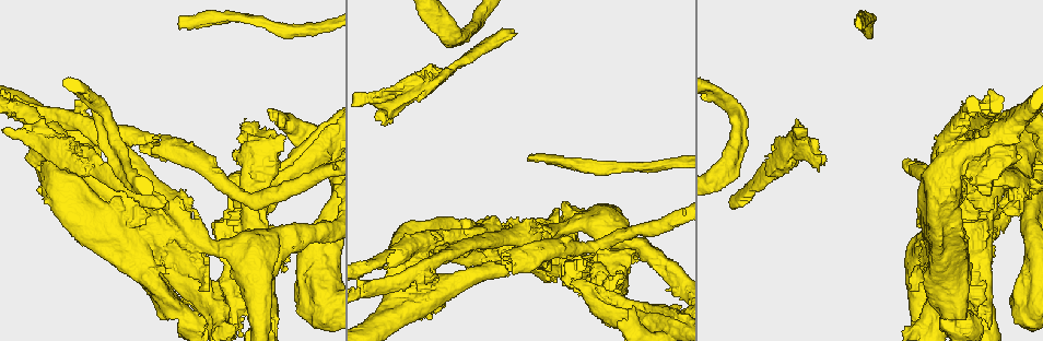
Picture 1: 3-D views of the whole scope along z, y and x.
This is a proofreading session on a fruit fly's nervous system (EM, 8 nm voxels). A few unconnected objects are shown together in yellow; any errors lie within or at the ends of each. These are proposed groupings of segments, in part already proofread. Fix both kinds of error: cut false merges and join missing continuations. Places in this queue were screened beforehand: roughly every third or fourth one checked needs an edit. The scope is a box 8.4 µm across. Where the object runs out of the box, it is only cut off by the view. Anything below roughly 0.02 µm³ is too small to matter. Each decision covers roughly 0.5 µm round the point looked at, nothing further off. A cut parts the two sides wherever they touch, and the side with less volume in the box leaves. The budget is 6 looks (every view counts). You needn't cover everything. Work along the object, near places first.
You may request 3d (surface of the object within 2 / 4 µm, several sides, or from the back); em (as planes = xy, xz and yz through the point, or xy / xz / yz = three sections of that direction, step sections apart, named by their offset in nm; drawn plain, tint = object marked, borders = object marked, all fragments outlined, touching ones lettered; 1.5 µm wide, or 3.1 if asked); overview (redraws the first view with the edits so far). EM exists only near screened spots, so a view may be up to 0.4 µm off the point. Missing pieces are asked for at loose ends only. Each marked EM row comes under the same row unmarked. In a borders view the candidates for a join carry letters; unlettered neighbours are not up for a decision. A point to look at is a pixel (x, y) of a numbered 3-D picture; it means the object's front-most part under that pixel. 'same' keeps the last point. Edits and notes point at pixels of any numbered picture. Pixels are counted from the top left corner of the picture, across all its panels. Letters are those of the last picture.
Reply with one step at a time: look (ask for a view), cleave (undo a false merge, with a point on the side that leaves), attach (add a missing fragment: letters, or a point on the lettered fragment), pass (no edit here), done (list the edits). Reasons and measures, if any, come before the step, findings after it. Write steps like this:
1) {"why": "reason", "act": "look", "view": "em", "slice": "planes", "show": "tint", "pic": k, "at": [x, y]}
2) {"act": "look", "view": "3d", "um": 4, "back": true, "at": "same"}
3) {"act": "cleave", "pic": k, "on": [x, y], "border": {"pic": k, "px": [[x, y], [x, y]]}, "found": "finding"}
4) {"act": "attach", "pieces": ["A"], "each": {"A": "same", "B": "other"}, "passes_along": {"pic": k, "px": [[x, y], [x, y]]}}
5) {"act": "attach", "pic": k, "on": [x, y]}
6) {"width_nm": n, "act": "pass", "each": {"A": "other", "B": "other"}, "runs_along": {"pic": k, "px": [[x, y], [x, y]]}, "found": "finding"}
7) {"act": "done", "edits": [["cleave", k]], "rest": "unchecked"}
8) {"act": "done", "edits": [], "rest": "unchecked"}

{"why": "free end", "act": "look", "view": "em", "slice": "planes", "show": "borders", "pic": 1, "at": [513, 33]}

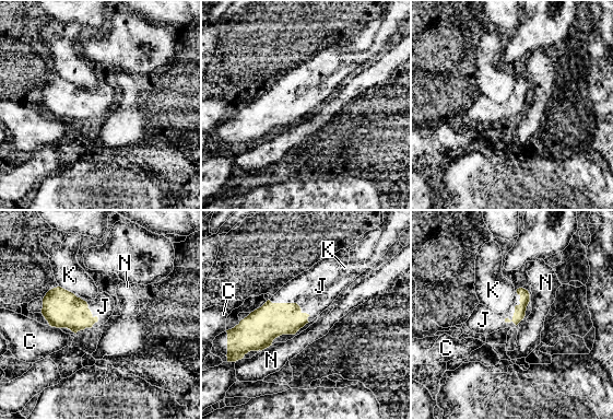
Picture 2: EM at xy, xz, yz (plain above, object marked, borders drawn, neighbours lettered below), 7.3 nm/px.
{"act": "attach", "pieces": ["J"], "each": {"C": "other", "J": "same", "K": "other", "N": "other"}, "passes_along": {"pic": 2, "px": [[271, 321], [294, 303], [320, 286]]}, "found": "it goes on there"}

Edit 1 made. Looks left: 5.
{"act": "look", "view": "em", "slice": "planes", "show": "borders", "pic": 1, "at": [179, 21]}

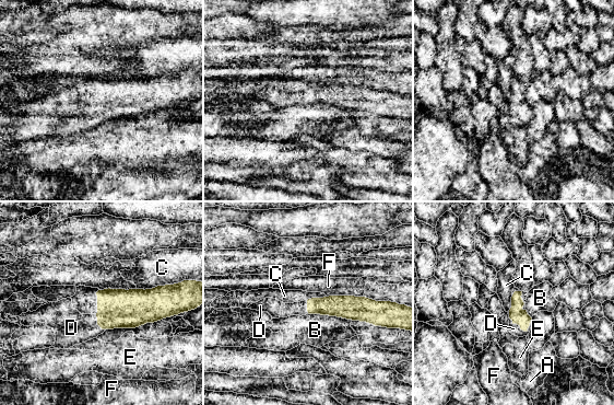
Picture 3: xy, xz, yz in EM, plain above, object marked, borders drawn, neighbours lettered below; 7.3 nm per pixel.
{"longest_contact_nm": ["B", 340], "act": "attach", "pieces": ["D"], "each": {"A": "other", "B": "other", "C": "other", "D": "same", "E": "other", "F": "other"}, "passes_along": {"pic": 3, "px": [[517, 314], [519, 325], [514, 328]]}, "found": "it goes on there"}

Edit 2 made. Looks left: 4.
{"why": "thick end", "act": "look", "view": "em", "um": 3.1, "slice": "yz", "step": 8, "show": "tint", "pic": 1, "at": [205, 289]}

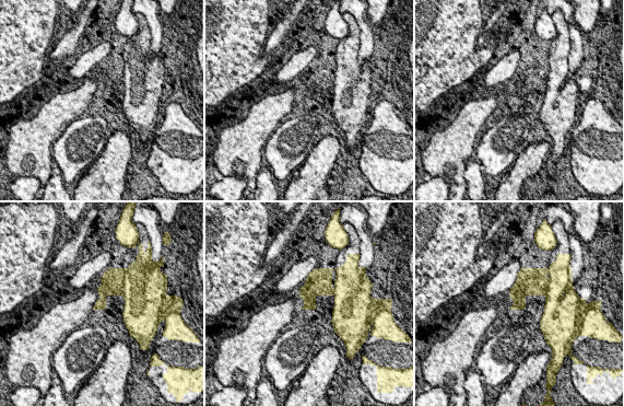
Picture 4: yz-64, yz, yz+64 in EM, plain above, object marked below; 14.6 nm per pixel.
{"why": "see the neighbours", "act": "look", "view": "em", "um": 3.1, "slice": "yz", "step": 8, "show": "borders", "at": "same"}

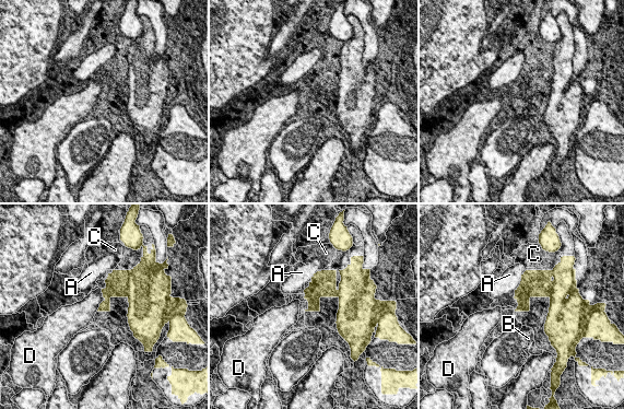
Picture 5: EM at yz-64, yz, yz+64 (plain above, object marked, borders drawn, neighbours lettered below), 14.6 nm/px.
{"longest_contact_nm": ["D", 340], "act": "pass", "each": {"A": "other", "B": "other", "C": "other", "D": "other"}, "border": {"pic": 5, "px": [[102, 289], [104, 300], [96, 311]]}, "found": "none of them fits"}

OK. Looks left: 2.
{"act": "done", "edits": [["attach", 2], ["attach", 3]], "rest": "unchecked"}

